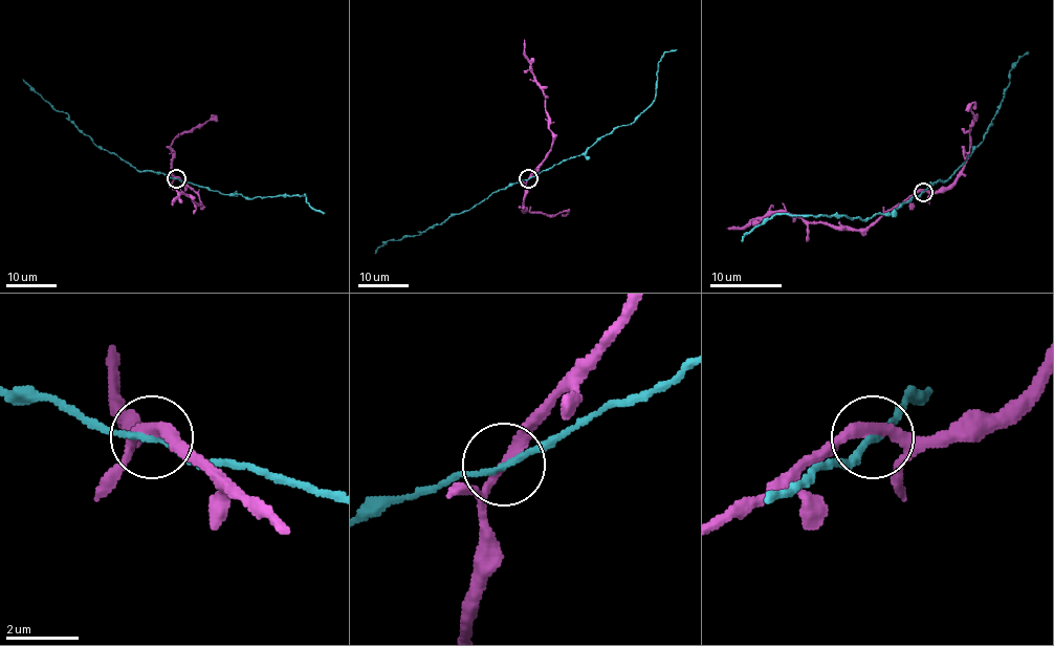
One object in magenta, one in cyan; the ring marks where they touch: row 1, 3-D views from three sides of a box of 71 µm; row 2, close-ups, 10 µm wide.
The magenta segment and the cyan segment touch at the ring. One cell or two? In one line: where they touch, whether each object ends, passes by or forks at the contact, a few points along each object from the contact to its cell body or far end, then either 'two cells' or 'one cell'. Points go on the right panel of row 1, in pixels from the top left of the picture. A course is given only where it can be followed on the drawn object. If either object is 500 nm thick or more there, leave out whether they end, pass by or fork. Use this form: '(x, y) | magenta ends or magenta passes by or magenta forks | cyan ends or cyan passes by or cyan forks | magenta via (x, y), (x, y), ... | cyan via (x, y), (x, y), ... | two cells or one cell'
(923, 192) | magenta passes by | cyan passes by | magenta via (922, 192), (915, 192), (864, 228), (804, 222), (786, 213), (768, 213), (740, 228), (727, 228) | cyan via (923, 192), (892, 213), (875, 213), (864, 220), (773, 213), (752, 228), (742, 240) | one cell

